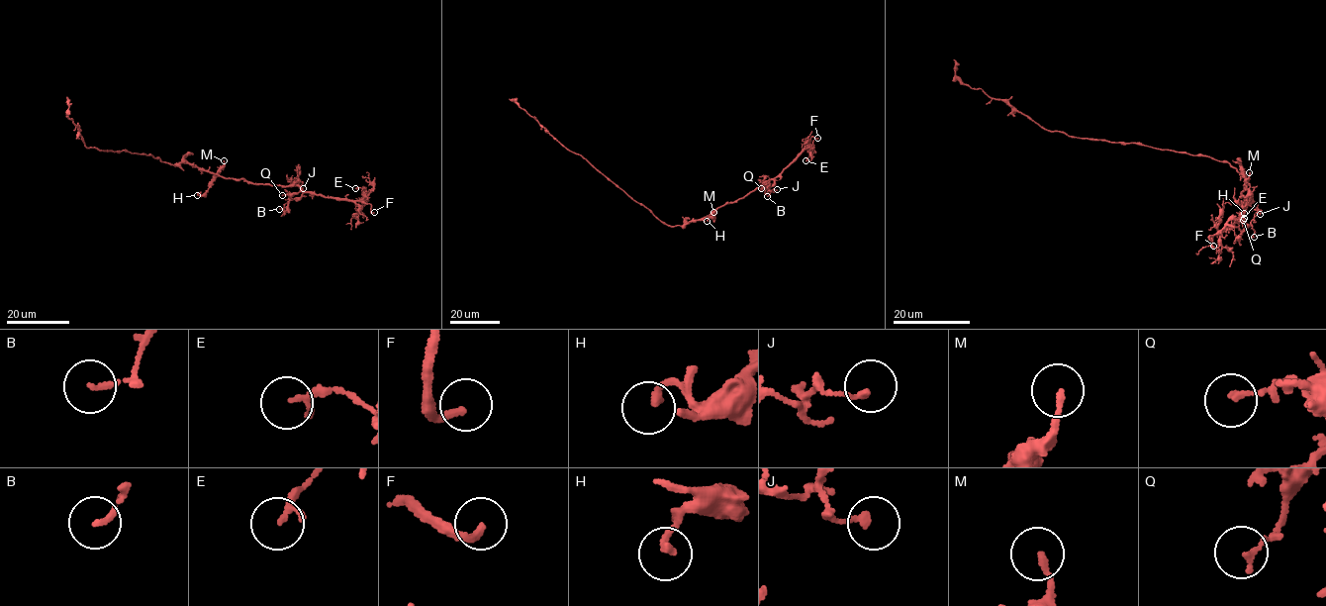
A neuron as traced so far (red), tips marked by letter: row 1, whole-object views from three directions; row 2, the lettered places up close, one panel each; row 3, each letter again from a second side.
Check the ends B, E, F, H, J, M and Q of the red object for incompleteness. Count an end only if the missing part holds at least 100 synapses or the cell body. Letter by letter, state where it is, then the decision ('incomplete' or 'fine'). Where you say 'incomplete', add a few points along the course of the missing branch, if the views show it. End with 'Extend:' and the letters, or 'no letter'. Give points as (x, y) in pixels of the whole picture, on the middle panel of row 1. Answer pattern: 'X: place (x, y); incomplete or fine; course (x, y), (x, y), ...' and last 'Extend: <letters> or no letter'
B: place (767, 196); fine
E: place (805, 160); fine
F: place (817, 138); incomplete; course (817, 138), (813, 124), (816, 123), (822, 130), (817, 150), (822, 156), (821, 173), (826, 180), (828, 213)
H: place (707, 221); fine
J: place (777, 189); fine
M: place (713, 212); fine
Q: place (761, 188); fine
Extend: F

